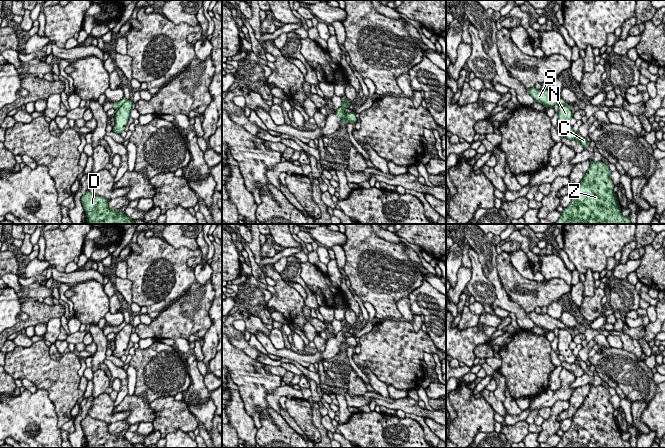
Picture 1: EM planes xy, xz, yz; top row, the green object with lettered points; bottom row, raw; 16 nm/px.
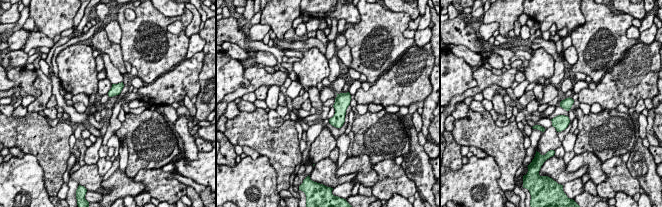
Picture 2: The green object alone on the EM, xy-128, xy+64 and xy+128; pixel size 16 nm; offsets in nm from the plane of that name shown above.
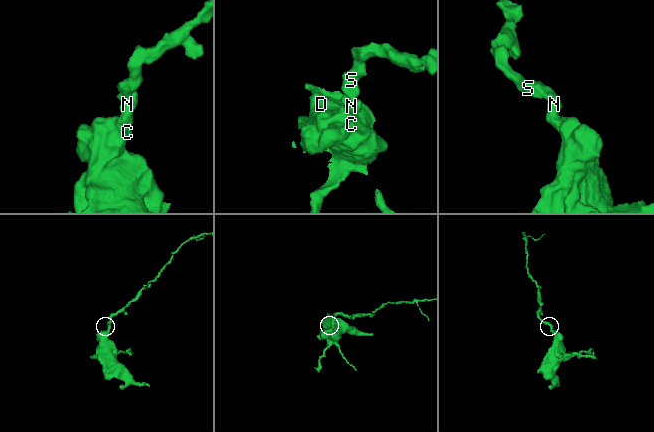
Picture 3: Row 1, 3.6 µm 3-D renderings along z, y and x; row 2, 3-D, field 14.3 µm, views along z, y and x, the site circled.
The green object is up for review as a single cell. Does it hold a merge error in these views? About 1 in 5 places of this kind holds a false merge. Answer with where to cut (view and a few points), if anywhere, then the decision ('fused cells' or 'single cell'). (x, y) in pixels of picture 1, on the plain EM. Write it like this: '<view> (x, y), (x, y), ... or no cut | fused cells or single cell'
xy (126, 324), (116, 334) | fused cells

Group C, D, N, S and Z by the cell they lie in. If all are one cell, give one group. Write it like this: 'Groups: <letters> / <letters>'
Groups: C D N Z / S

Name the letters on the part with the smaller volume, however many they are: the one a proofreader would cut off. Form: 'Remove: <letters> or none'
Remove: S

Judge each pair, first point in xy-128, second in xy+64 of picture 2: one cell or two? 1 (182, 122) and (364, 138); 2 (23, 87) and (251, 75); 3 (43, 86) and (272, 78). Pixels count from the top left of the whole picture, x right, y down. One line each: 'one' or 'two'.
1: two
2: one
3: two

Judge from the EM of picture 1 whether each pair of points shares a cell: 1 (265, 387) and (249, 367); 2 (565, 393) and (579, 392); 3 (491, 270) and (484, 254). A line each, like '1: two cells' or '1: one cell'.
1: one cell
2: two cells
3: one cell

